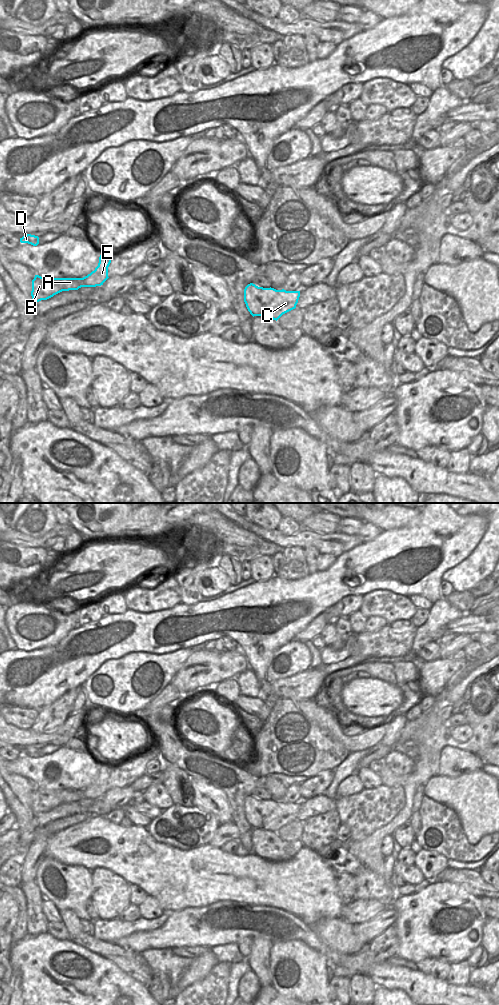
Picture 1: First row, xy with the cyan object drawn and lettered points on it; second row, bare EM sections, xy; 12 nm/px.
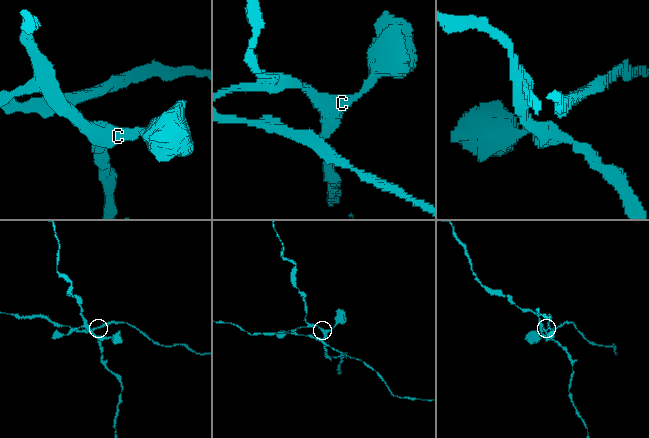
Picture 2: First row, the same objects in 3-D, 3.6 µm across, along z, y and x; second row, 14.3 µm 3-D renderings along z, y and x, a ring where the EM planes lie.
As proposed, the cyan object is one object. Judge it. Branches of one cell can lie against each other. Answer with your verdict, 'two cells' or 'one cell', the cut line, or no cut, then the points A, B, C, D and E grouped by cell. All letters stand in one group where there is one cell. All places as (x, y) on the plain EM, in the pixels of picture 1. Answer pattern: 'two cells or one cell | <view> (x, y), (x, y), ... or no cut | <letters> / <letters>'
two cells | xy (111, 768), (99, 774) | A B C E / D

